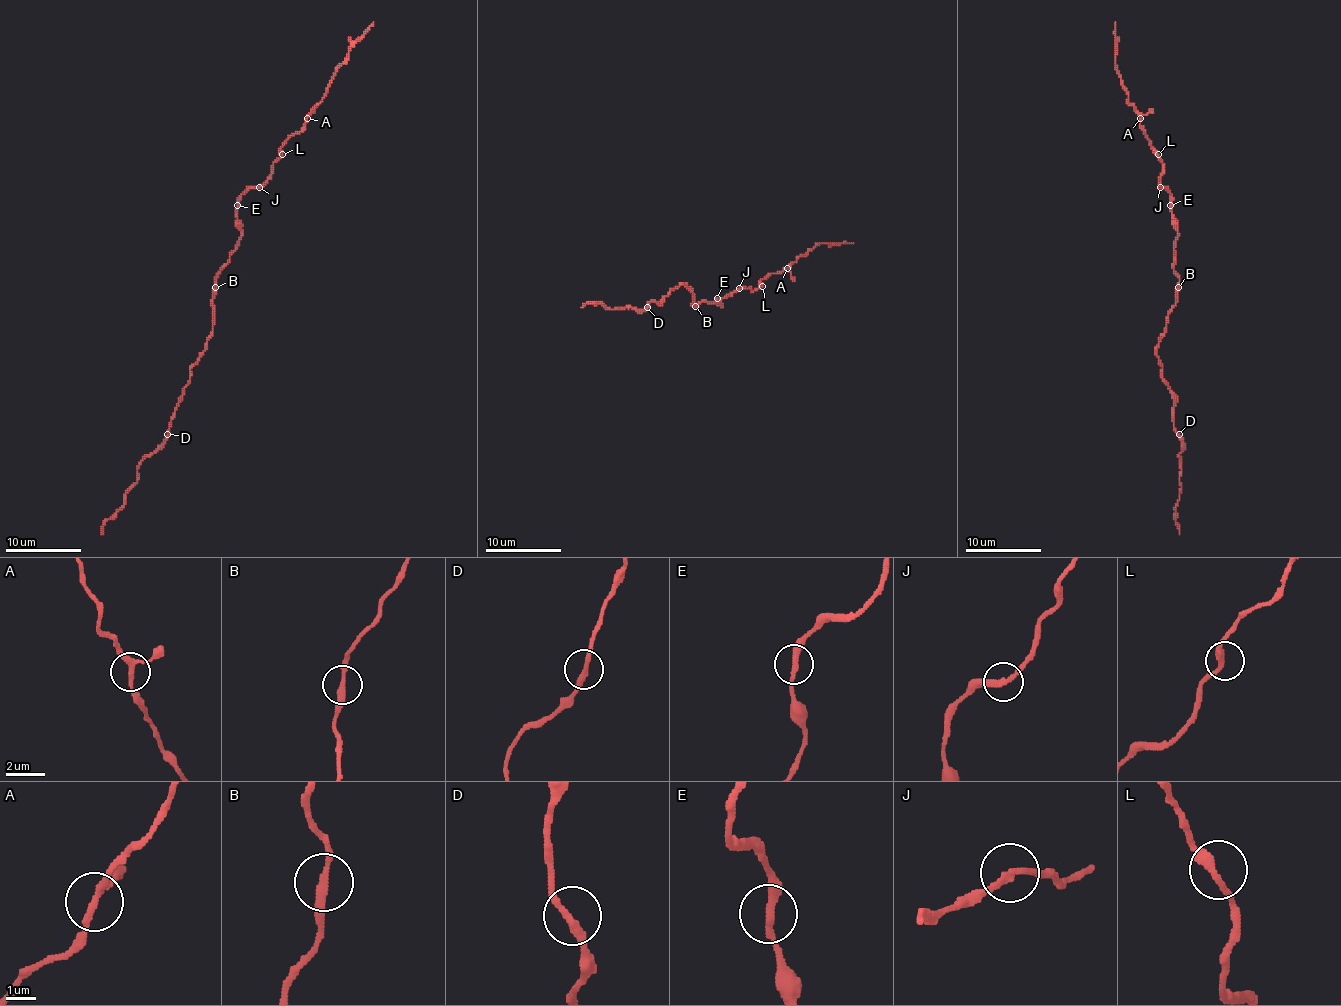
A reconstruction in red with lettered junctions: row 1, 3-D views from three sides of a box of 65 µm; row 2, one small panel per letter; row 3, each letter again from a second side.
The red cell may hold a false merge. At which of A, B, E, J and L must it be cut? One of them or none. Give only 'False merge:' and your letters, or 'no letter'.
False merge: no letter

